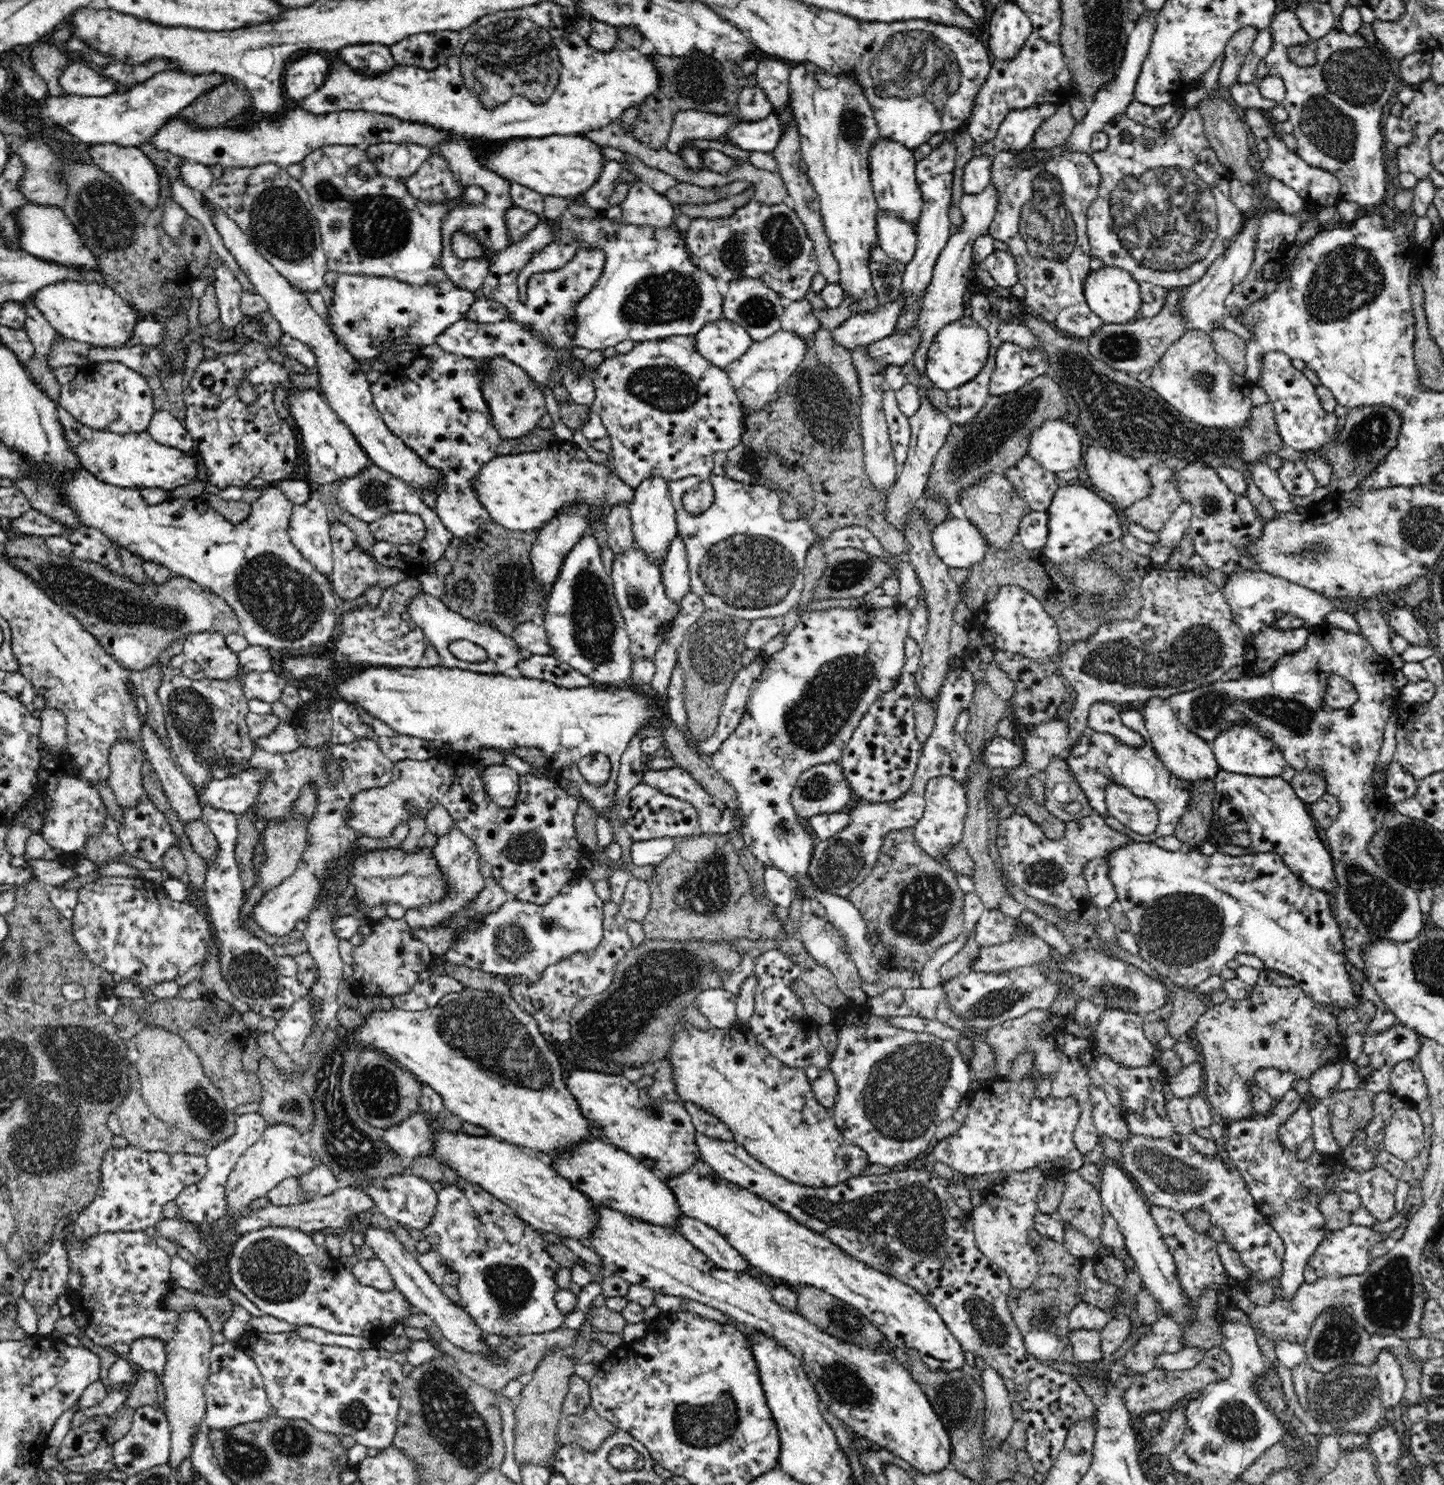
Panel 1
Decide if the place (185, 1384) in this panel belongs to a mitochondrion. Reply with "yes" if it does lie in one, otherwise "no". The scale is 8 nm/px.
no

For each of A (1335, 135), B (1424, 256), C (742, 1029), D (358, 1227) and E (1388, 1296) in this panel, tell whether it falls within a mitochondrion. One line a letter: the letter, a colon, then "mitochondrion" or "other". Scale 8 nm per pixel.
A: mitochondrion
B: other
C: other
D: other
E: mitochondrion

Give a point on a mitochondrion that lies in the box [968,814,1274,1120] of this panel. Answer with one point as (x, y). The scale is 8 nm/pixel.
(1180, 929)

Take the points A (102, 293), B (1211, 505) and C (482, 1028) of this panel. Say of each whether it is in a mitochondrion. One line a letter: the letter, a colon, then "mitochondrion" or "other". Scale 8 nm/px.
A: other
B: mitochondrion
C: mitochondrion

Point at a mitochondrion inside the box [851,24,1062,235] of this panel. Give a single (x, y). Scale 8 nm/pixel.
(914, 67)

